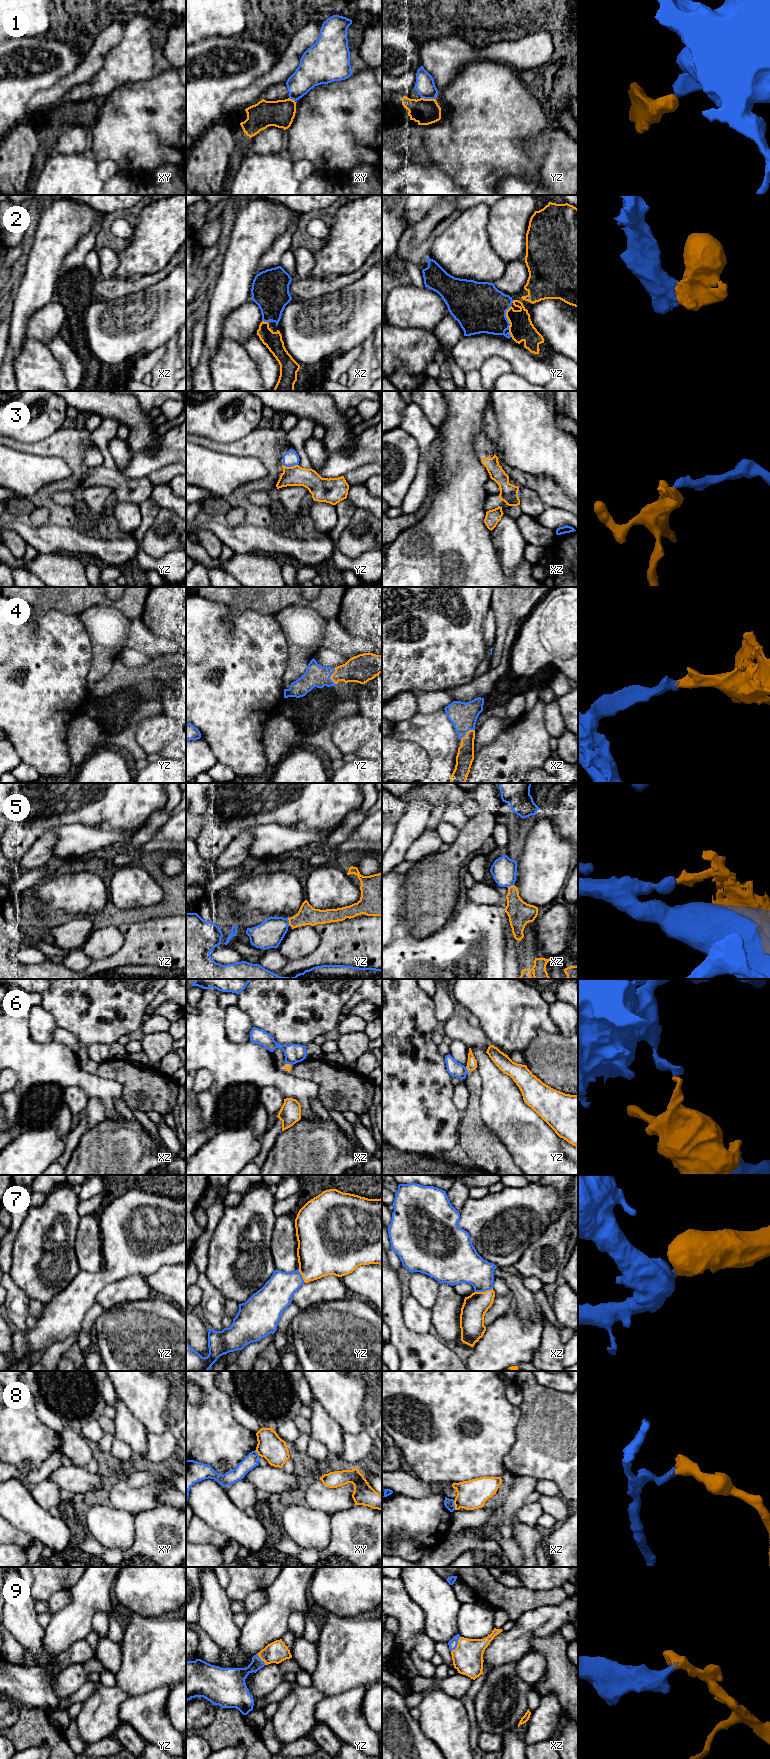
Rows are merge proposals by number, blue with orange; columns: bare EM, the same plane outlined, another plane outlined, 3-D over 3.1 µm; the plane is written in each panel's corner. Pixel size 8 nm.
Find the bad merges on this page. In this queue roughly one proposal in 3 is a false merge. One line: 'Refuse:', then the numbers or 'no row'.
Refuse: 1, 3, 5, 6, 8

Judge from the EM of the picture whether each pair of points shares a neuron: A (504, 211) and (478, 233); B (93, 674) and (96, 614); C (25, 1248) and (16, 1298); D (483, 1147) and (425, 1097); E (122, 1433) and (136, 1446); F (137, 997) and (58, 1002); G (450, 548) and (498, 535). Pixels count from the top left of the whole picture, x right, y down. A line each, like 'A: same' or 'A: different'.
A: different
B: same
C: different
D: different
E: same
F: same
G: different

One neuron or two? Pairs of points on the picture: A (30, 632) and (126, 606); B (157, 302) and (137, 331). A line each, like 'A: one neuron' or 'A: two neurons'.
A: two neurons
B: one neuron

